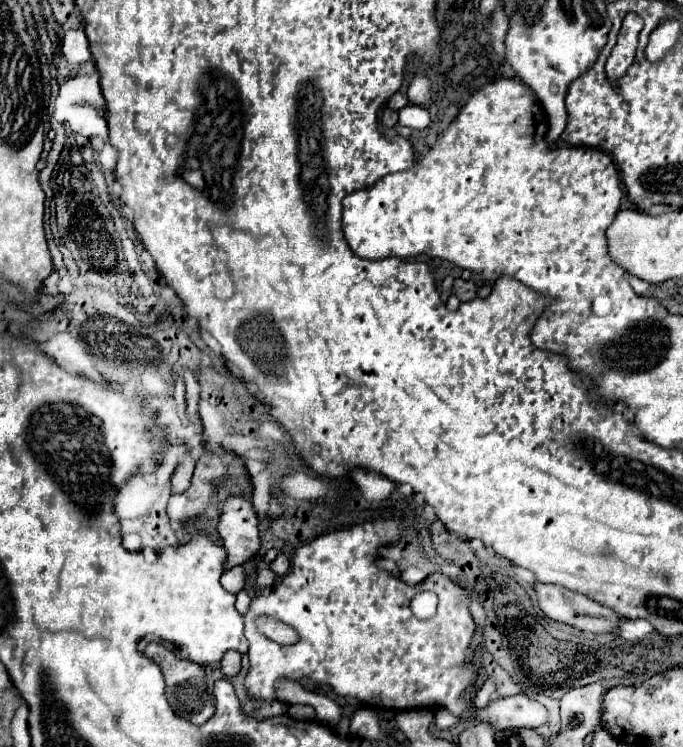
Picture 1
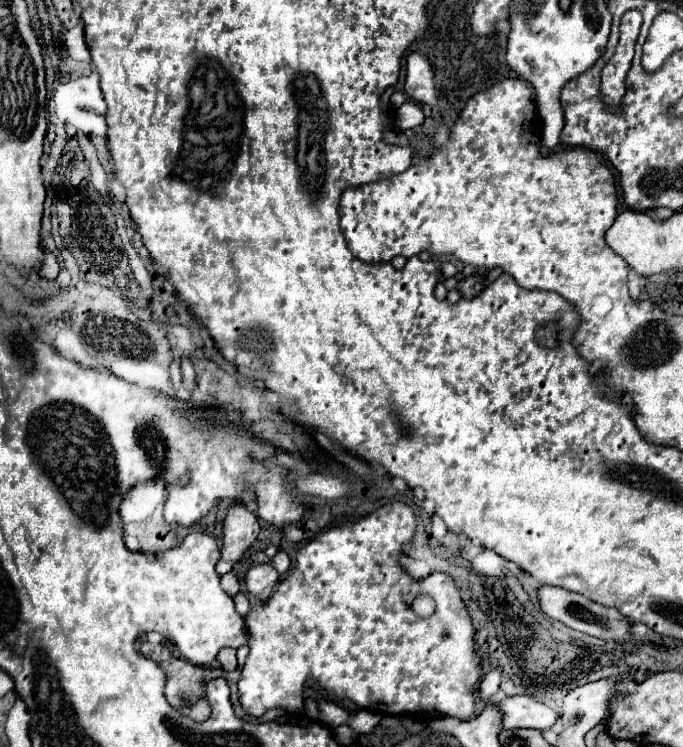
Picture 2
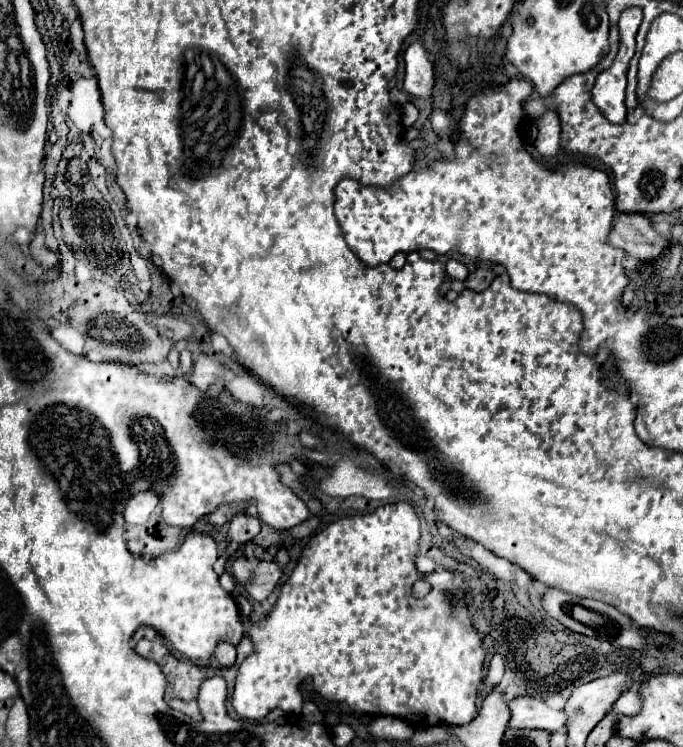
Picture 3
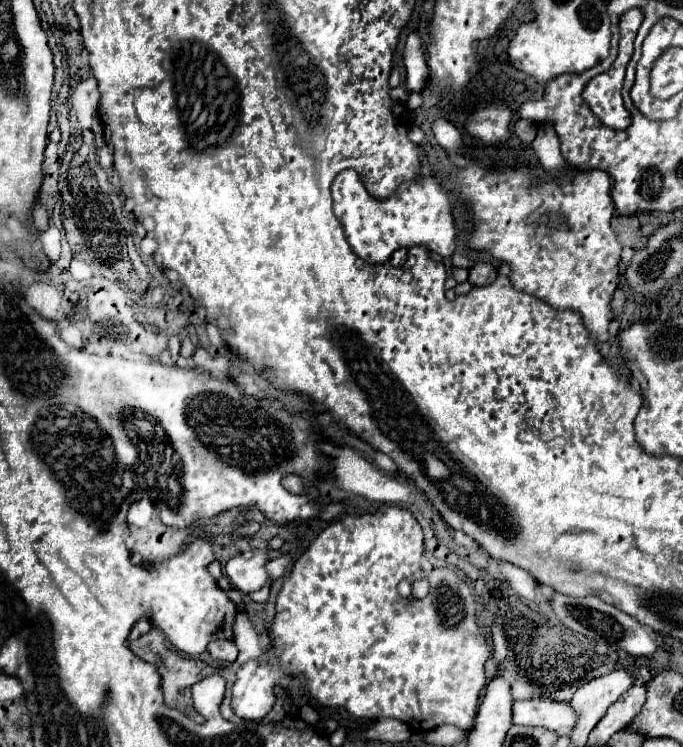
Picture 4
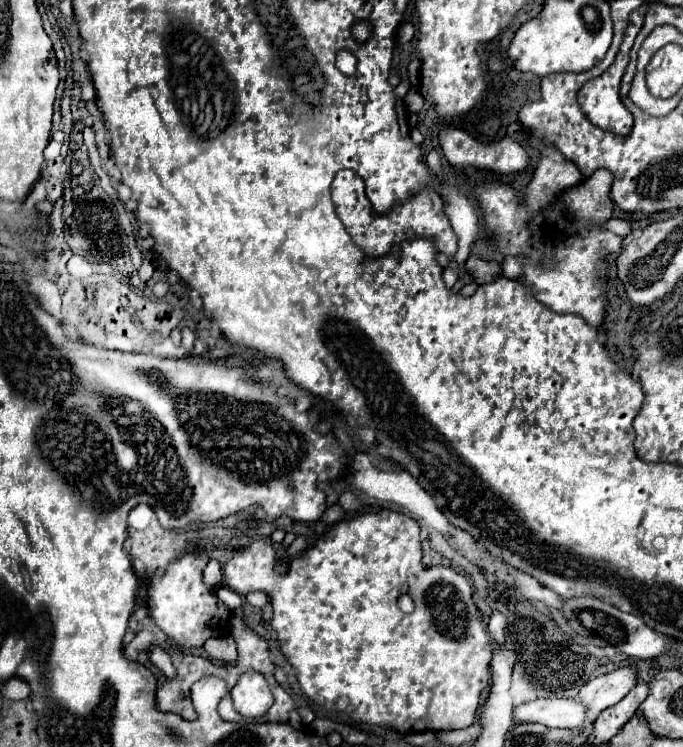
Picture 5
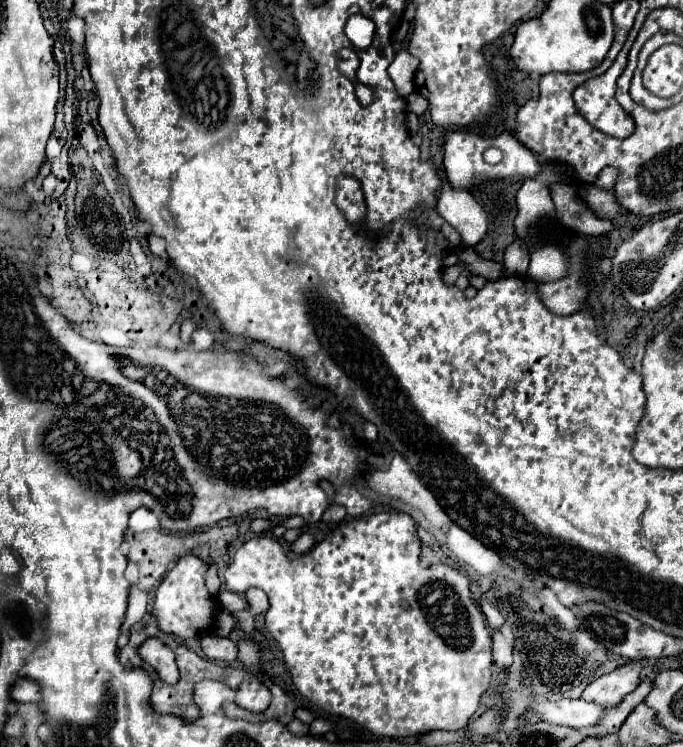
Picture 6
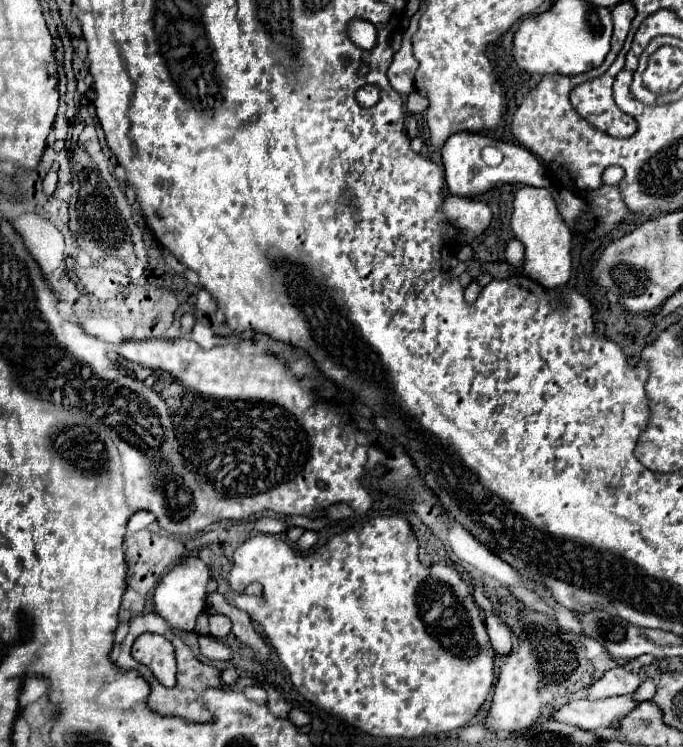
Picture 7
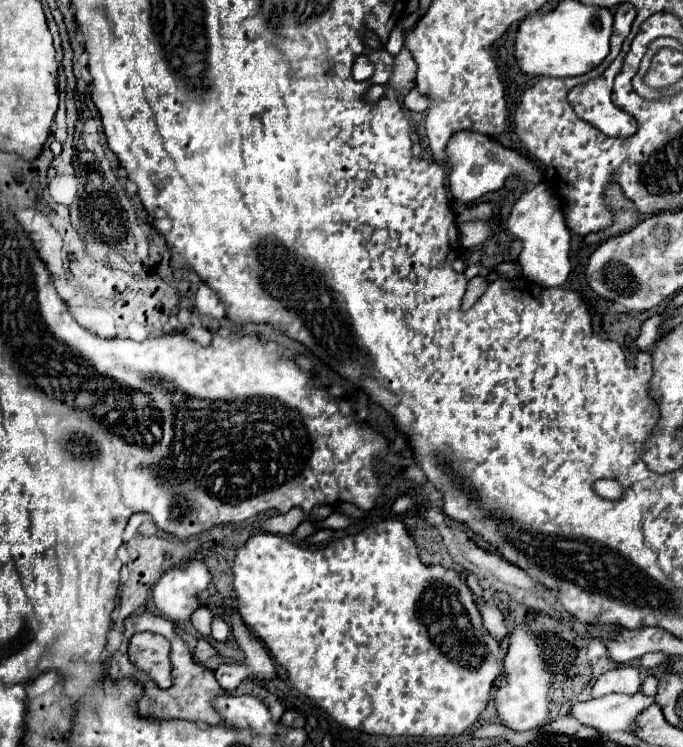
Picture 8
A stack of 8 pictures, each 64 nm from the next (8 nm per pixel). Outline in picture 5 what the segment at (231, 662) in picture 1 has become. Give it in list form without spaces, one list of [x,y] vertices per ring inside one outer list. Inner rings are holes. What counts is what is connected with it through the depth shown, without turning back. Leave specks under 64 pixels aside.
[[[232,636],[210,638],[210,640],[206,640],[204,650],[214,660],[222,660],[222,662],[234,662],[236,660],[236,642]]]

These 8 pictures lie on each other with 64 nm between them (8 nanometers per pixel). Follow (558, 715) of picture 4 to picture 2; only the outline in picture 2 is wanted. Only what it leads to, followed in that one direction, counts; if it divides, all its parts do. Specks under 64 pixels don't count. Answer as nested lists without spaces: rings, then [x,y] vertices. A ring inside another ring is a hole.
[[[510,696],[496,702],[496,708],[502,712],[502,728],[546,730],[558,720],[558,714],[552,708],[532,696]]]

